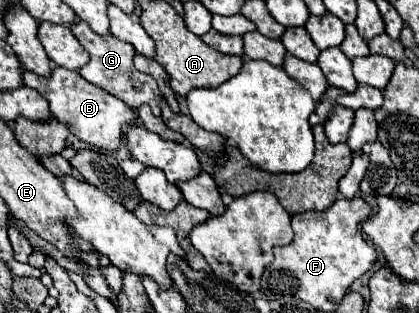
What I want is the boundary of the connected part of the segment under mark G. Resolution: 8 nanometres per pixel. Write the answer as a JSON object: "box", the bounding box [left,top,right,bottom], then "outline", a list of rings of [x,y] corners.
{"box":[70,19,160,115],"outline":[[[82,19],[74,21],[70,29],[72,29],[74,37],[80,41],[80,45],[90,53],[88,65],[84,65],[84,67],[78,69],[78,73],[80,73],[86,81],[90,81],[92,85],[96,85],[96,87],[108,91],[110,95],[114,95],[114,97],[118,97],[118,99],[122,99],[130,109],[138,109],[140,105],[148,103],[148,105],[152,107],[152,113],[154,113],[154,115],[160,115],[160,105],[158,105],[160,93],[158,93],[158,85],[156,85],[156,81],[154,81],[150,75],[140,73],[140,71],[134,67],[134,63],[132,63],[134,47],[132,47],[130,43],[126,43],[126,41],[114,37],[114,35],[98,35],[98,33],[94,33],[94,31],[88,27],[88,23],[82,21]]]}

